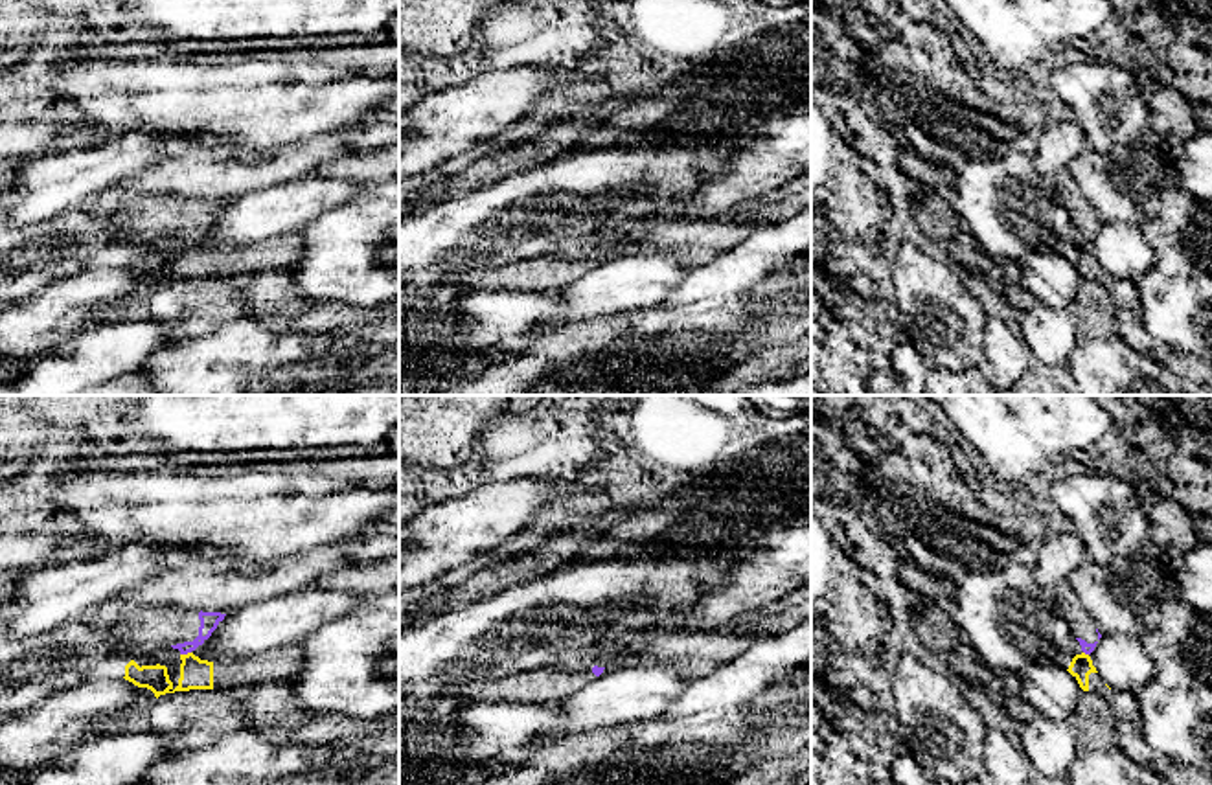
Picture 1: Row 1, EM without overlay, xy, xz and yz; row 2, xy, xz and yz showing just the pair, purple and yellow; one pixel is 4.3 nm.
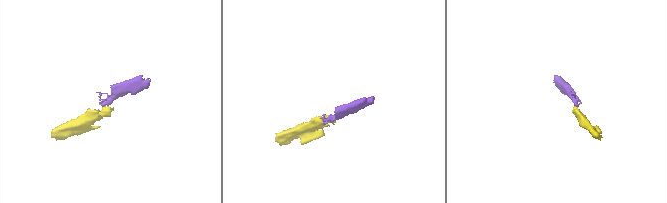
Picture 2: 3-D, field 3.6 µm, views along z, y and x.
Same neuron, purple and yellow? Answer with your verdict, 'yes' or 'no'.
no

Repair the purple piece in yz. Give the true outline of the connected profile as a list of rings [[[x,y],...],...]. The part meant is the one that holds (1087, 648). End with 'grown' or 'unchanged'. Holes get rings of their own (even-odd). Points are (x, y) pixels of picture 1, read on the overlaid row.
[[[1059,581],[1050,588],[1058,610],[1063,614],[1070,627],[1072,636],[1080,642],[1081,651],[1091,654],[1102,638],[1091,614],[1080,603],[1076,592],[1065,581]]]; grown

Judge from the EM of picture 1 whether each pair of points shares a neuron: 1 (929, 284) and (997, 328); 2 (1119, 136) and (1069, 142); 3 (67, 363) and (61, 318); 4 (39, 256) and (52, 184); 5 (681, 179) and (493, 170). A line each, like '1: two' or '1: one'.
1: two
2: two
3: two
4: two
5: two

